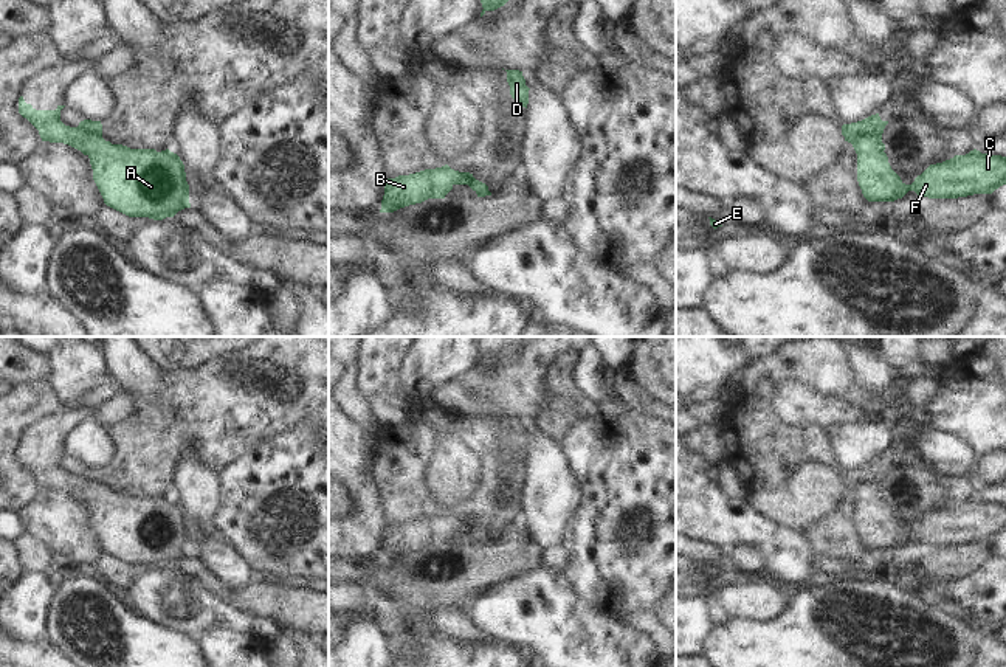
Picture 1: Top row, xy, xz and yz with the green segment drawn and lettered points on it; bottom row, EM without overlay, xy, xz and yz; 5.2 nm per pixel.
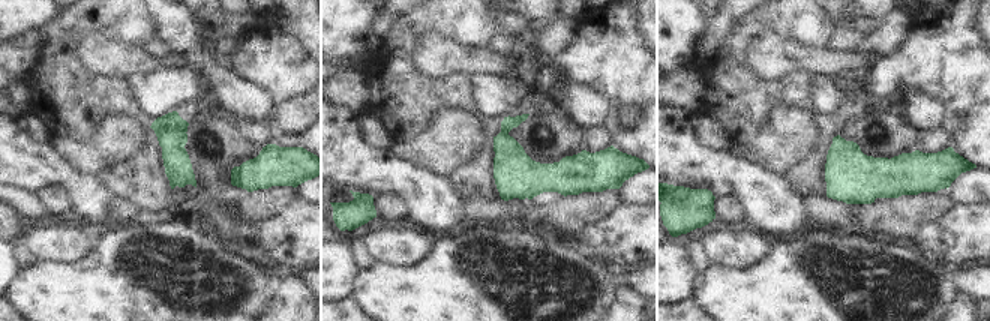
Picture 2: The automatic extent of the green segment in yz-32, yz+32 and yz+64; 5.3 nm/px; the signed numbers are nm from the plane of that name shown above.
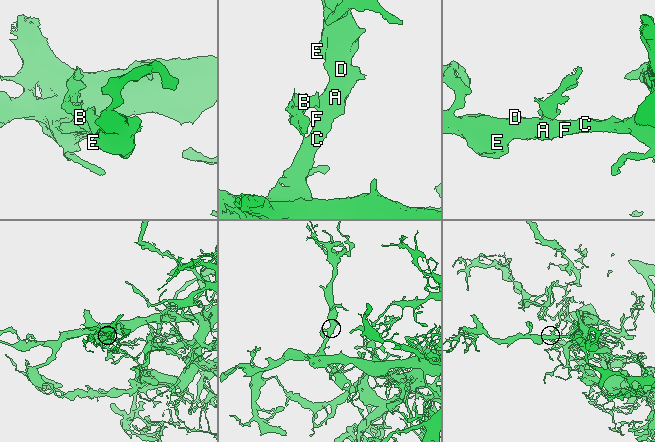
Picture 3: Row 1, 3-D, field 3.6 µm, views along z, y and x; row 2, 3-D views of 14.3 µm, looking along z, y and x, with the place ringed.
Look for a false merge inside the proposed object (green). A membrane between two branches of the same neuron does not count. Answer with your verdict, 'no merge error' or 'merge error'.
no merge error

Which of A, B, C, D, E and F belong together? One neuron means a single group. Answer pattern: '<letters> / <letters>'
A B C D E F

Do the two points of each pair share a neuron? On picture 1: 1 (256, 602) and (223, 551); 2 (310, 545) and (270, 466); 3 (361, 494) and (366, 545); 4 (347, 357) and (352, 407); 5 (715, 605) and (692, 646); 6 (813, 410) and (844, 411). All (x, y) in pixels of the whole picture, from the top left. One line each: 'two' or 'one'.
1: two
2: one
3: one
4: one
5: two
6: one

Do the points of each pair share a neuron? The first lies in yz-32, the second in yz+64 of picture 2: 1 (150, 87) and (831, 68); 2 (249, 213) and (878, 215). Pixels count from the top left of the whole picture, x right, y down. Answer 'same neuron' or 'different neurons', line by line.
1: different neurons
2: same neuron

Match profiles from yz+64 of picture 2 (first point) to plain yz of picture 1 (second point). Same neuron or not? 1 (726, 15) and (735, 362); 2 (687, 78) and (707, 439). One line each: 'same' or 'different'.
1: different
2: same

